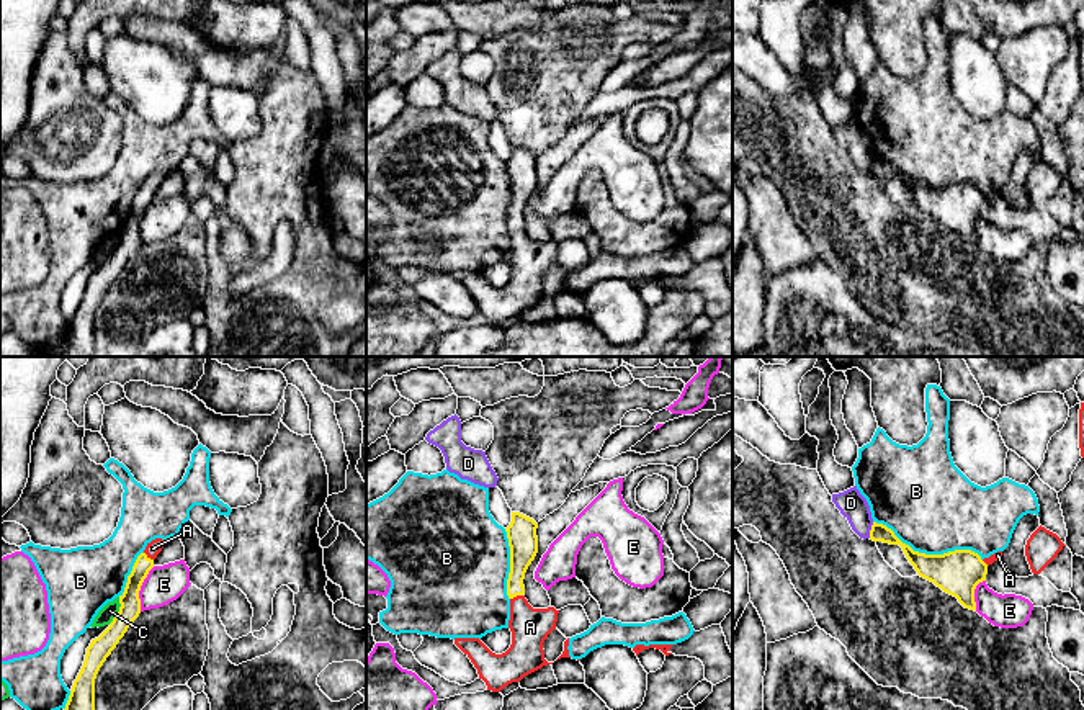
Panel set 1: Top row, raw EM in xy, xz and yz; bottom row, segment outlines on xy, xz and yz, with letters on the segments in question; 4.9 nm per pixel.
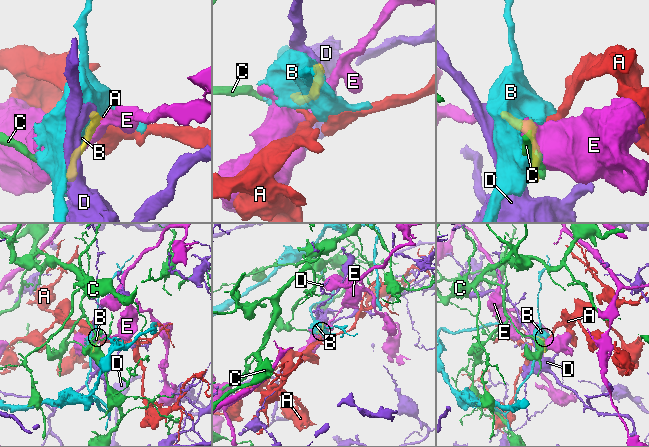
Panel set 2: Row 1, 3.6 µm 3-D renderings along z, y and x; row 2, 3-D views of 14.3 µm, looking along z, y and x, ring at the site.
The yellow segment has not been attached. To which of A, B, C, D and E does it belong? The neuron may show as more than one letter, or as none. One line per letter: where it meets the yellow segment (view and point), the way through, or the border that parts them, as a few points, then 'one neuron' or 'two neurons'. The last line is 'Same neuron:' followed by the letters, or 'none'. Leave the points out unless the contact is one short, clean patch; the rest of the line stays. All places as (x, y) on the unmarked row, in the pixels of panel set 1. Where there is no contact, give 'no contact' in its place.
A: xz (515, 229) | across xz (524, 180), (515, 210), (515, 229), (520, 246), (530, 260) | one neuron
B: yz (929, 188) | two neurons
C: xy (120, 244) | two neurons
D: yz (870, 164) | along yz (873, 156), (868, 170) | two neurons
E: xy (139, 223) | along xy (154, 200), (141, 220), (139, 244) | two neurons
Same neuron: A

